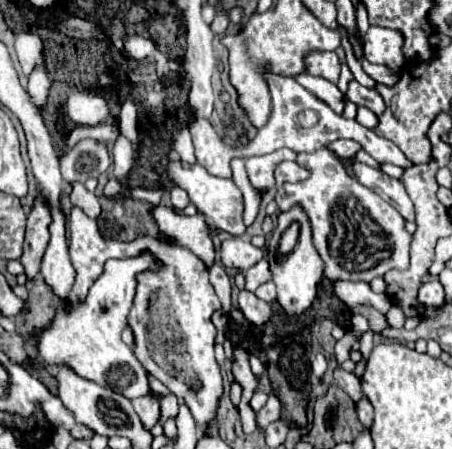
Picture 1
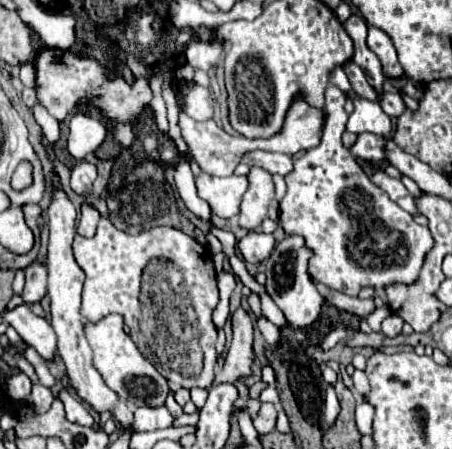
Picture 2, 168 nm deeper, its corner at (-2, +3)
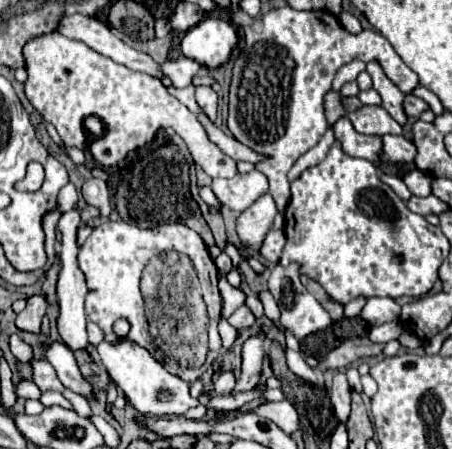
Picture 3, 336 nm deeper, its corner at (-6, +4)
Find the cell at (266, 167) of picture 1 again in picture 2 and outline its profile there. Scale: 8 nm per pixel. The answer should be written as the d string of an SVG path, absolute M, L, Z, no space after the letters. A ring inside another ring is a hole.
M253 166L247 178L249 178L249 190L245 192L241 202L239 224L243 228L255 230L267 216L267 208L273 200L273 178L267 170L259 166Z

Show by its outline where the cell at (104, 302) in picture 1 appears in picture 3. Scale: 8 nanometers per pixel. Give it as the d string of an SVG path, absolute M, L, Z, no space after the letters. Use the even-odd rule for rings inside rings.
M101 341L97 345L97 351L101 355L101 361L111 375L111 379L117 383L119 389L123 389L125 397L129 403L139 409L141 413L151 413L151 415L183 415L191 407L197 407L199 401L191 397L189 393L189 383L183 379L171 375L165 371L165 367L155 361L147 349L131 343L131 341L121 341L117 345L109 345L107 341Z

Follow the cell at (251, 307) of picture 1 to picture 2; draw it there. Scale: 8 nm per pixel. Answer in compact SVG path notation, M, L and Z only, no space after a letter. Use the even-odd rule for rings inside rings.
M263 314L257 318L257 328L261 330L261 334L263 334L263 338L265 338L267 342L279 344L279 328L277 328L273 322L269 322Z

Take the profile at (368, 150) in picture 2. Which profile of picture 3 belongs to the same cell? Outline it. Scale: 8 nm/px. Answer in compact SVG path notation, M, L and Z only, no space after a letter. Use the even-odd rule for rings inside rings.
M383 135L383 159L391 163L413 163L415 159L415 143L405 139L403 135Z

